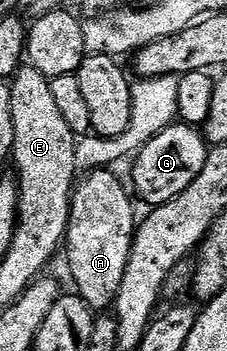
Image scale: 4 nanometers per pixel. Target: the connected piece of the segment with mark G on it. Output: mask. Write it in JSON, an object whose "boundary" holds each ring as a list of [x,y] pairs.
{"boundary":[[[180,122],[171,124],[146,143],[136,155],[133,184],[131,183],[134,195],[152,207],[162,206],[175,199],[201,174],[201,169],[207,163],[208,153],[208,143],[196,127]]]}

